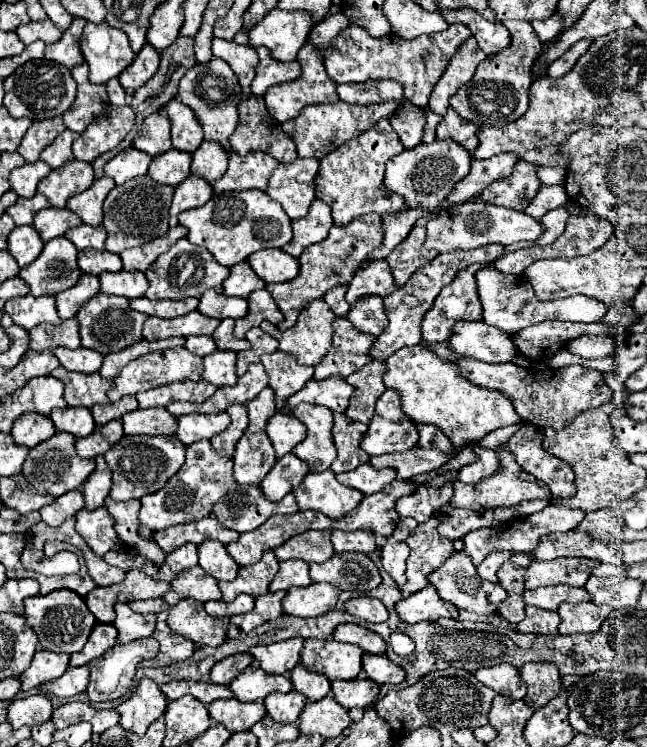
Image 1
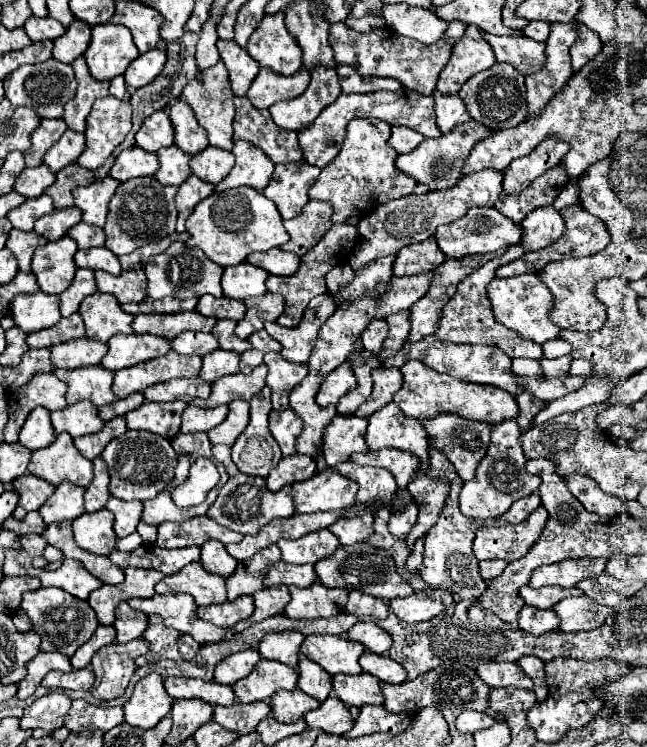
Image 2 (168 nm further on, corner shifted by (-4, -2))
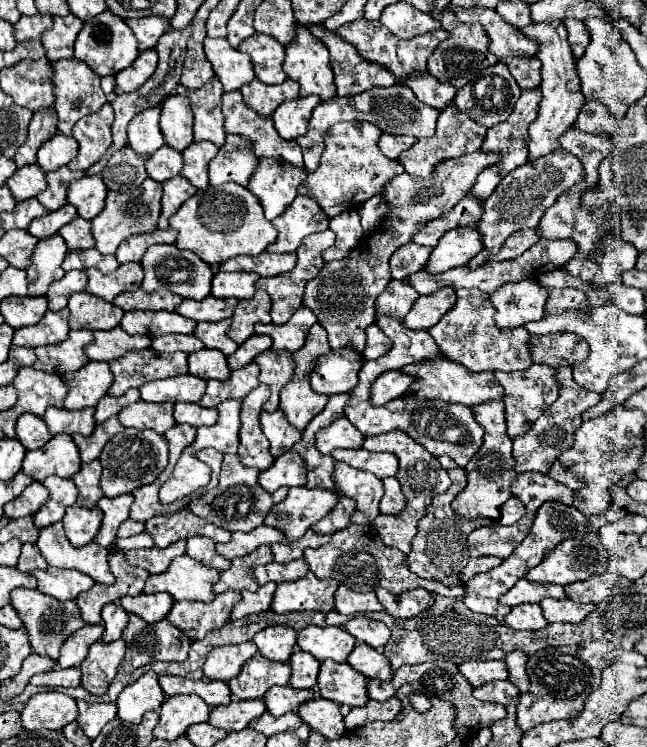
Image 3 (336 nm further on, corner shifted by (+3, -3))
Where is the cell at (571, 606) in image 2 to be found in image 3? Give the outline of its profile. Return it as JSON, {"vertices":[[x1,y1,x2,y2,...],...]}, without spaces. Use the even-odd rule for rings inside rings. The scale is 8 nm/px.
{"vertices":[[543,599,539,605,543,607,543,615,545,615,545,619,549,623,557,623,557,621,563,621,563,623,581,623,595,609,593,603,579,605,579,603,573,603,571,599,563,599,563,601]]}

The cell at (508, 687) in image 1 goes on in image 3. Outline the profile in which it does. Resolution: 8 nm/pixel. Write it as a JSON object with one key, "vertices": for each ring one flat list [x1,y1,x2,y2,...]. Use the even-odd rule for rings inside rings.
{"vertices":[[467,661,459,665,459,673,473,685,507,679,507,667,503,661]]}

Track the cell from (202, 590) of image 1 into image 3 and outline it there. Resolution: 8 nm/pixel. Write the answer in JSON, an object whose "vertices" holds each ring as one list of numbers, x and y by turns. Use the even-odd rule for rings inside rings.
{"vertices":[[189,555,175,557,173,563,167,567,167,571,159,575,151,575,145,583,145,593,157,593,165,591,175,601,205,601,209,603,213,593,213,583,219,579,219,571,213,567,207,567]]}

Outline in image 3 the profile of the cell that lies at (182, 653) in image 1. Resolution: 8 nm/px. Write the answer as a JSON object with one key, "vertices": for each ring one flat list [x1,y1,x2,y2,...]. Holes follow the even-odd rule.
{"vertices":[[133,613,129,615,129,623,123,631,123,639,125,639,125,645,127,645,127,651,125,651,125,659,121,661,121,667,127,673,135,671,143,665,149,665,153,661,185,661,187,651,191,647,191,639,187,635,183,635,177,627,173,627,167,619,161,619,153,625,149,625]]}

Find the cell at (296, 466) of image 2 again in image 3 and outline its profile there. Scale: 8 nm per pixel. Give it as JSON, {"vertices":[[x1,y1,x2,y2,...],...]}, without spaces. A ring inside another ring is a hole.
{"vertices":[[289,449,281,453,269,469,261,471,257,481,269,493,277,491,279,487,301,487,305,485,303,459,293,449]]}

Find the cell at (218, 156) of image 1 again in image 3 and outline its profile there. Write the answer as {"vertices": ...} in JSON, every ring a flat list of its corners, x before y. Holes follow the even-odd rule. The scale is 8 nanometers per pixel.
{"vertices":[[201,141,201,143,191,143,185,151,183,151,183,169,181,175,185,179,189,179,197,189,205,189,209,187,207,181,207,163,209,159,213,159,213,155,217,155,217,147,209,141]]}

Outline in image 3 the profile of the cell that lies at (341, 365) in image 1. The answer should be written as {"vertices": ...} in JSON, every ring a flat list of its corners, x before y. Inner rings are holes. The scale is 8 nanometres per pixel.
{"vertices":[[407,279,387,283,385,291,376,299,376,317,378,315,397,315,405,317,419,293,409,285]]}

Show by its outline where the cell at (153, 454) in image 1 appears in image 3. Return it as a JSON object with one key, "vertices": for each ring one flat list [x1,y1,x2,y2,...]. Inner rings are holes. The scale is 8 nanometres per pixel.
{"vertices":[[123,429,121,433,113,435,111,441,101,451,99,457,103,465,101,473,101,489,105,497,115,497,121,493,131,493,137,487,149,485,157,479,157,475,167,465,167,443,163,435,157,435,155,431,139,431,139,429]]}

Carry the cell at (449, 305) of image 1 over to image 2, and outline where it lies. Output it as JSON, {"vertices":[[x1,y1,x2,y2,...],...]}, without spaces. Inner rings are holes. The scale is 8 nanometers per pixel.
{"vertices":[[522,244,510,246,500,258,488,260,484,262,480,268,472,270,472,274,468,274,458,286,456,286,456,294,450,298,450,302,442,308,442,316,438,322,438,330,434,332,434,336,438,340,444,342,456,342,456,344,496,344,498,348,502,348,510,358,534,358,540,360,542,358,542,346,536,342,524,342,524,338,516,338,516,334,512,334,510,330,504,330,504,326,500,326,500,322,496,322,496,318,492,318,492,306,488,304,486,298,486,286,488,282,494,278,496,270,512,260,518,260,520,256,526,254,526,248]]}

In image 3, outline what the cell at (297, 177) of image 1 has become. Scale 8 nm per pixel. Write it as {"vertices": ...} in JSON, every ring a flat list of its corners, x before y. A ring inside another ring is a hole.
{"vertices":[[261,157,247,189,263,205,265,219,273,221,295,199,297,187,305,177,307,171,293,167,285,159]]}

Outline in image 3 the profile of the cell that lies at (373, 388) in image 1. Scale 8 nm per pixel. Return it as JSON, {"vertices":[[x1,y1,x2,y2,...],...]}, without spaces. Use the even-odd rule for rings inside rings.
{"vertices":[[385,371,377,377,371,391,371,403,373,405,385,405,391,399,403,397,409,393,409,387,415,379,411,375,405,375,401,371]]}

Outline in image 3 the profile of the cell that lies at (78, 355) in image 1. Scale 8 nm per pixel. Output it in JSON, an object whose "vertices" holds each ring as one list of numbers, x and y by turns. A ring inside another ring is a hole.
{"vertices":[[89,329,69,331,69,337,57,345,43,345,35,349,37,361,33,363,35,369,49,371,49,373,69,373,81,369,85,363,89,363,89,357,85,355,85,345,93,341,93,333]]}

